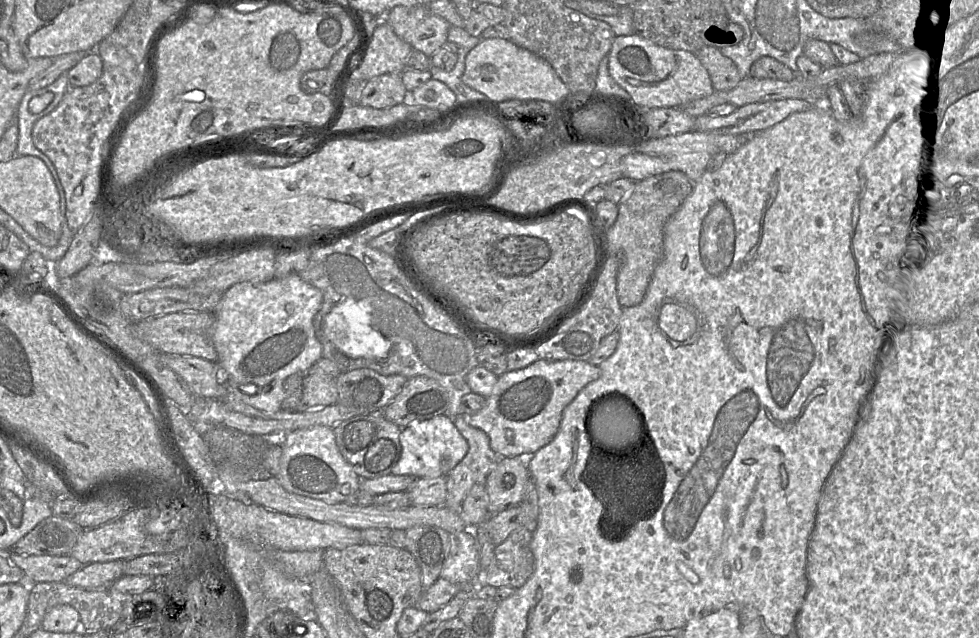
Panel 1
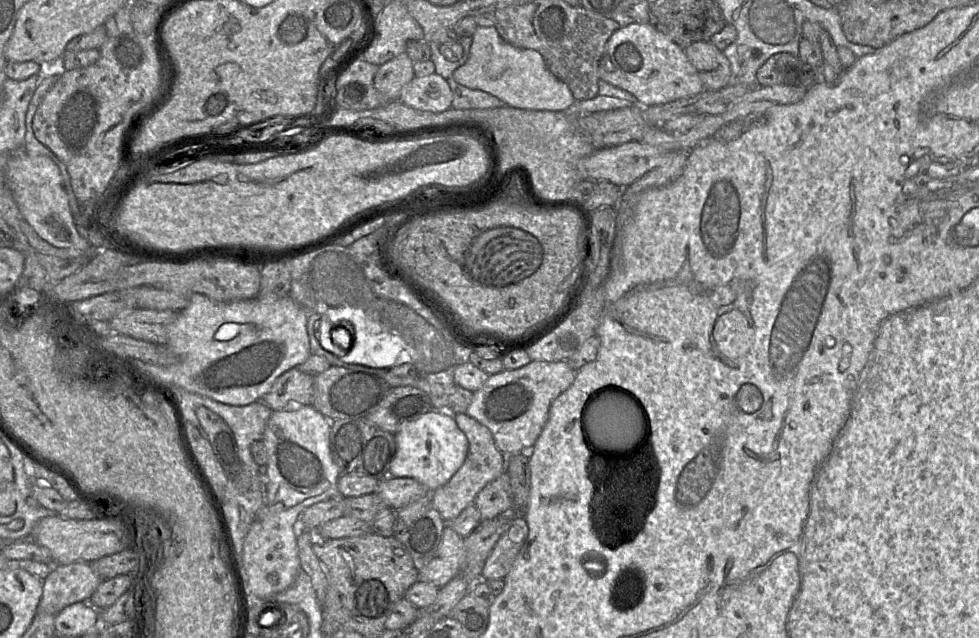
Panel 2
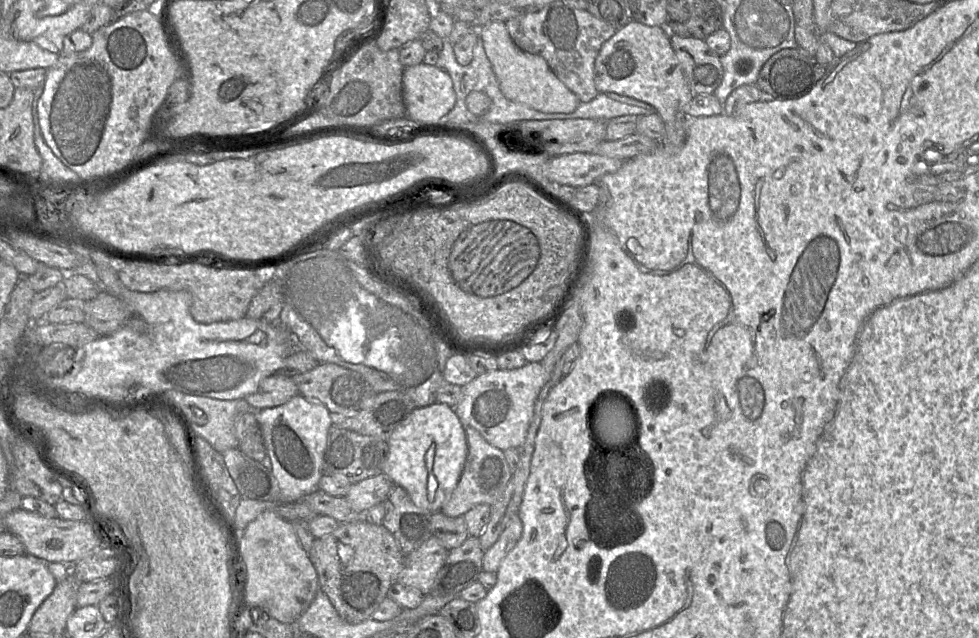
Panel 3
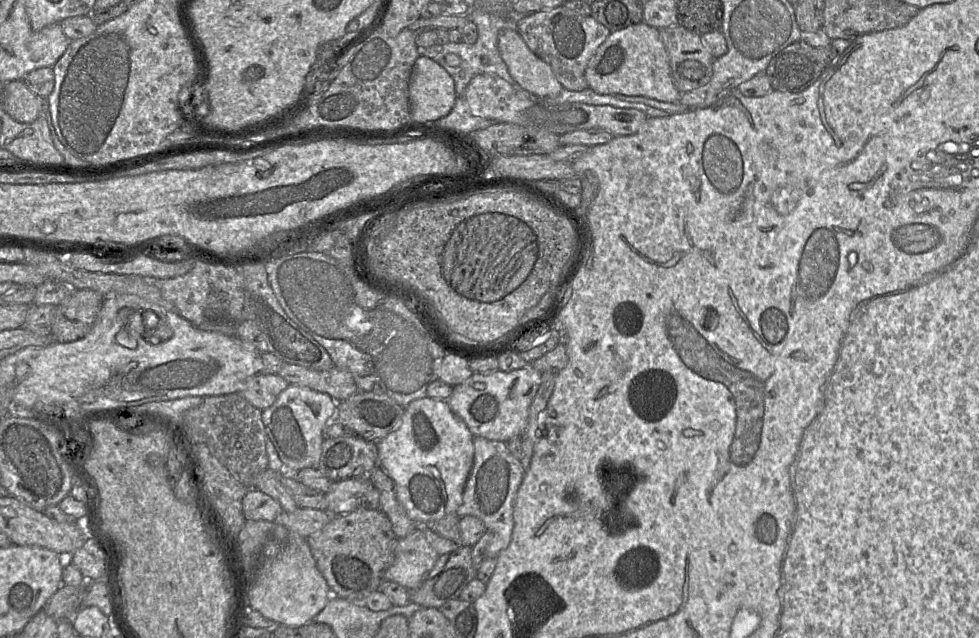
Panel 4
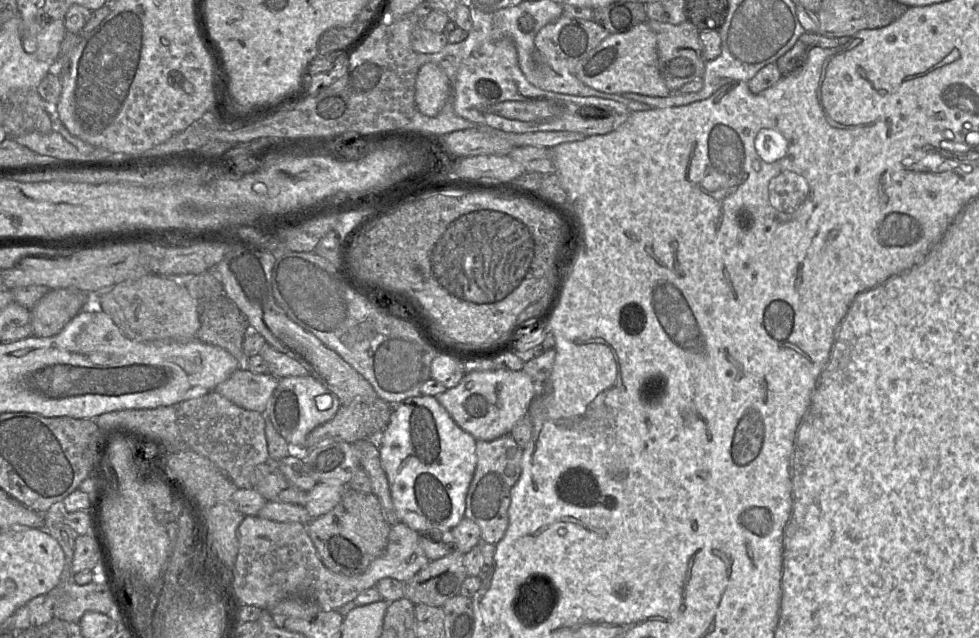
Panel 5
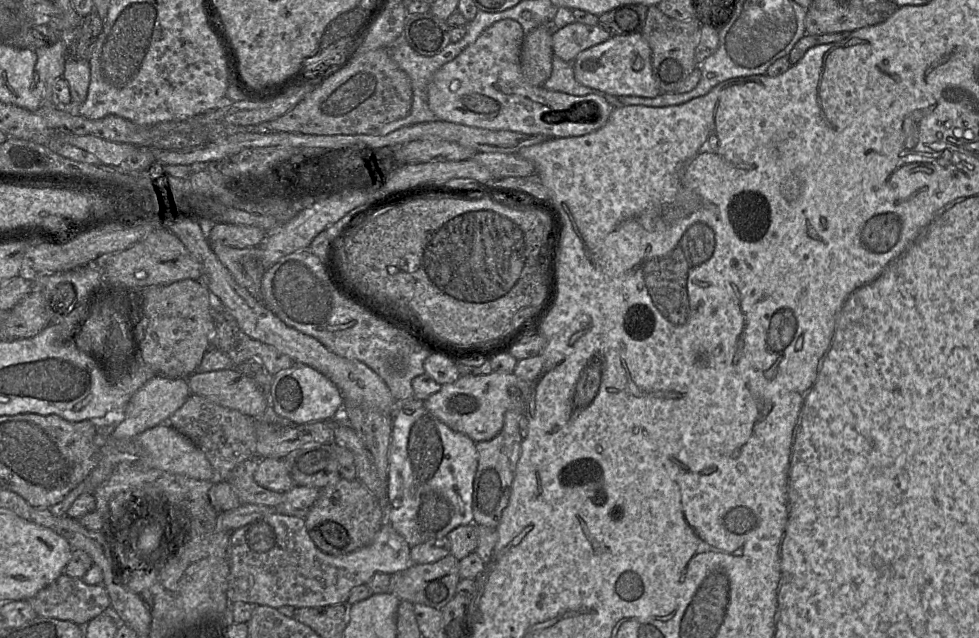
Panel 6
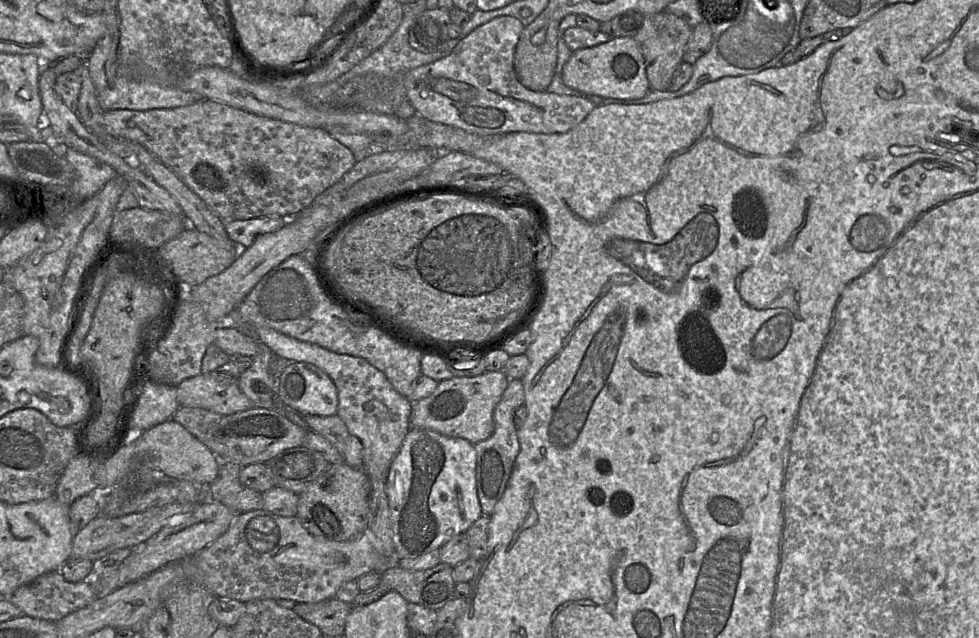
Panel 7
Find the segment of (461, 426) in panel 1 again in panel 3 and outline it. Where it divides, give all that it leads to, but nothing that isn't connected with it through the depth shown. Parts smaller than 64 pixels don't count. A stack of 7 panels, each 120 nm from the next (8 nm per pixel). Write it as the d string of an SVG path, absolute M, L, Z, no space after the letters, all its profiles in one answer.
M464 426L464 429L468 444L466 463L456 488L440 510L448 517L463 516L478 504L493 506L502 498L513 474L502 450L489 444L473 427Z

